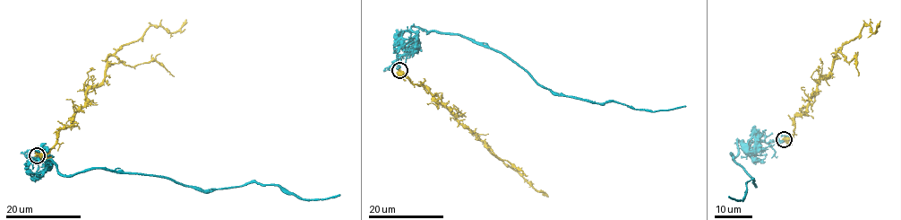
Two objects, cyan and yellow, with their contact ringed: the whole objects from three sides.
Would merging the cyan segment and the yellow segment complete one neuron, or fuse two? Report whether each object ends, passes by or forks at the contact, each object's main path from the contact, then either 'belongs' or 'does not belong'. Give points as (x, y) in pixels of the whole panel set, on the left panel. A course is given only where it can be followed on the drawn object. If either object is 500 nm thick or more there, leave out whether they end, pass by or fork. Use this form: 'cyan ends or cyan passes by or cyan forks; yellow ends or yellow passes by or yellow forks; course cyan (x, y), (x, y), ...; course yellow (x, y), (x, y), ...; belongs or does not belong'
cyan ends; yellow passes by; course cyan (36, 155), (49, 154), (63, 175), (96, 169), (203, 190), (256, 182), (303, 198), (339, 194); course yellow (37, 155), (51, 149), (87, 91), (103, 81), (107, 59), (150, 26), (175, 32), (186, 19); does not belong

